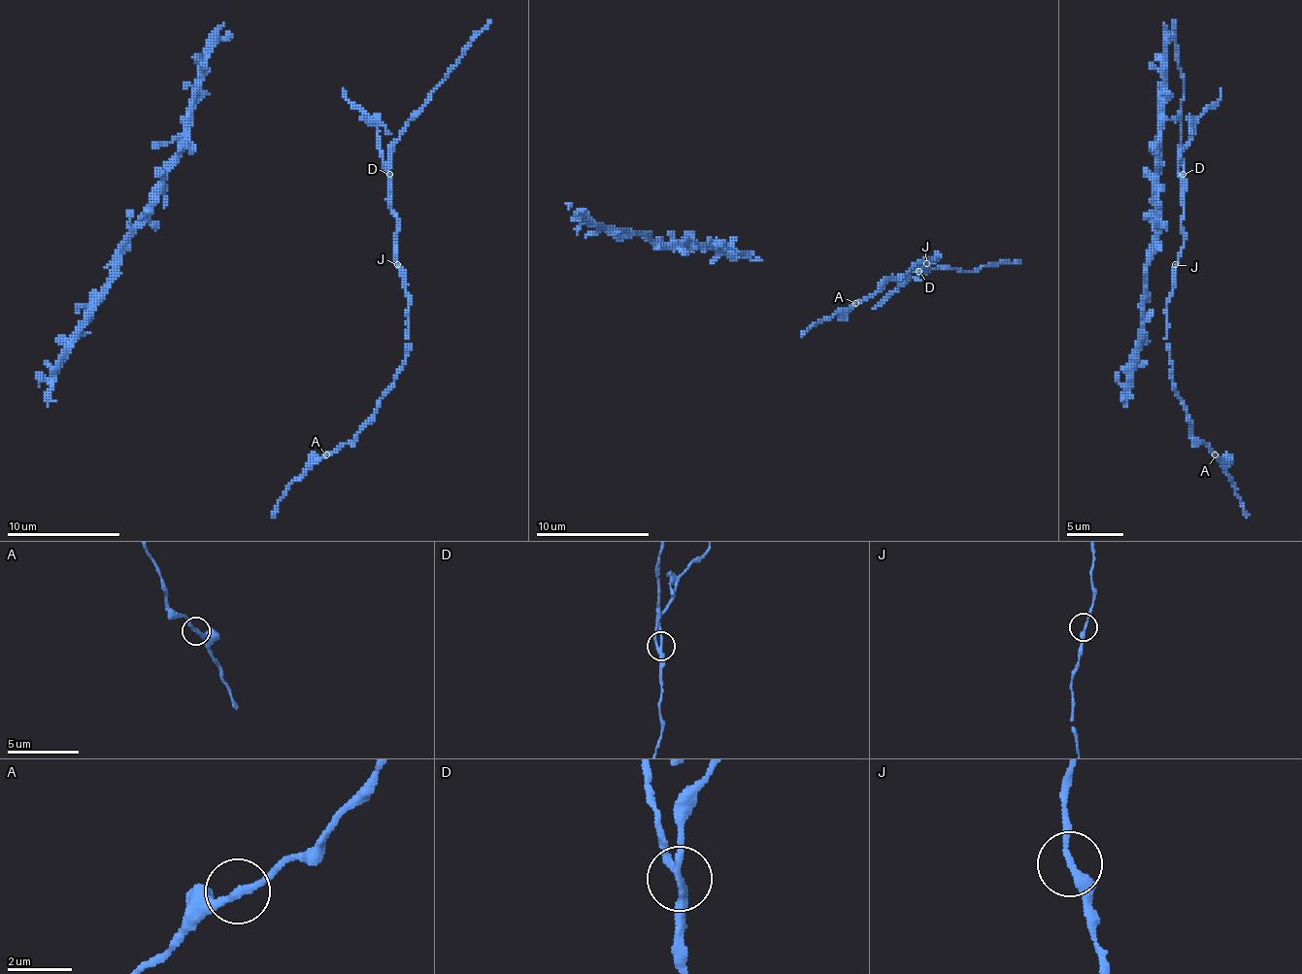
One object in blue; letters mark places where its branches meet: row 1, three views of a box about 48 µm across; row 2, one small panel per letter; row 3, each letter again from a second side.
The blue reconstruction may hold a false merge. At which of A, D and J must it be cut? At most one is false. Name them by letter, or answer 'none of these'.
D

